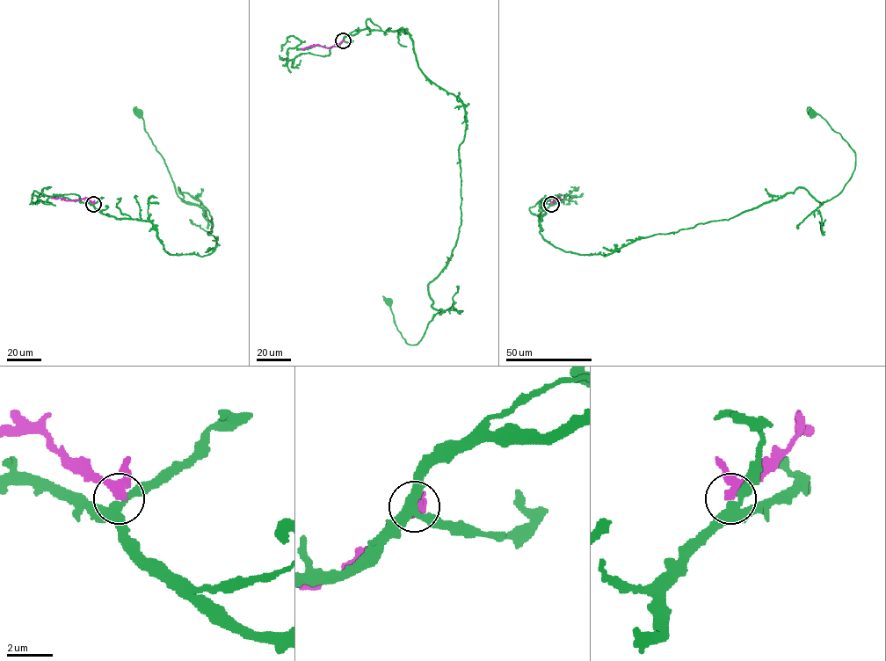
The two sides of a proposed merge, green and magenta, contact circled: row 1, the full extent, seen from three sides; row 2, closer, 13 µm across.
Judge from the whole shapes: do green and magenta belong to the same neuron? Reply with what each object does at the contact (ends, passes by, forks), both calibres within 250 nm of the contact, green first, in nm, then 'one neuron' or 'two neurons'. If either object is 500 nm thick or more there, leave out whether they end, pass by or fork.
green forks there; magenta passes by; 360 nm thick on the green side, 320 nm on the other; two neurons

